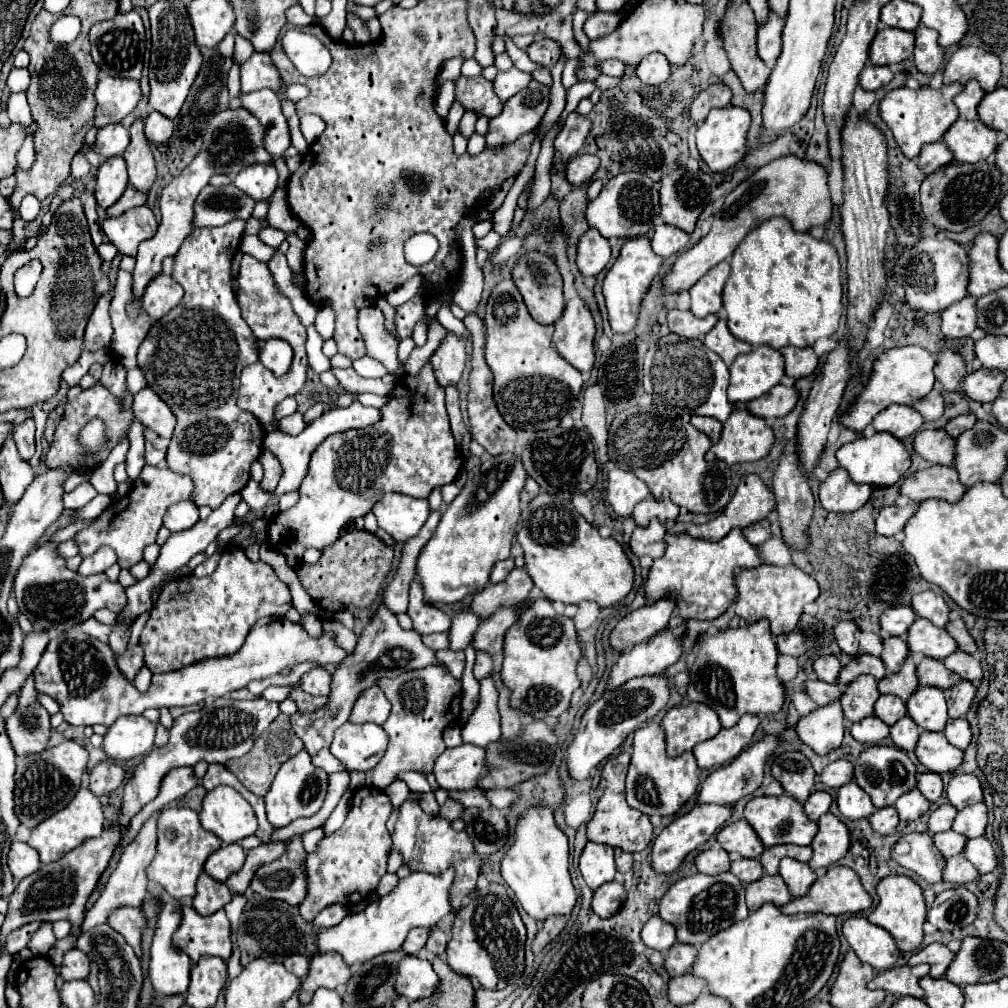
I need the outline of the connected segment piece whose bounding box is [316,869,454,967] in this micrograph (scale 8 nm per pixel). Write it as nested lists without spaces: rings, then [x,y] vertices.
[[[448,869],[442,877],[430,873],[410,873],[406,879],[398,883],[398,887],[382,897],[376,903],[370,903],[362,913],[344,917],[338,925],[330,929],[320,929],[316,945],[320,953],[340,953],[348,967],[354,963],[364,963],[374,959],[380,953],[398,951],[414,927],[434,927],[442,917],[446,917],[450,909],[448,887],[452,885],[454,871]]]

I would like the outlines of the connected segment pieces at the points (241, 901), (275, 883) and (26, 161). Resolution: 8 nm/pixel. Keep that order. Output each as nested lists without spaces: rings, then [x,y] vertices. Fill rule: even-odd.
[[[244,895],[244,897],[232,897],[232,901],[224,907],[224,911],[226,911],[226,915],[228,915],[234,931],[236,931],[236,927],[238,927],[238,921],[240,921],[240,915],[242,915],[242,909],[244,909],[246,901],[248,901],[246,895]]]
[[[294,835],[284,841],[288,849],[276,861],[262,865],[250,887],[268,899],[288,901],[288,905],[300,905],[308,893],[308,881],[304,873],[304,857],[308,855],[302,847],[302,835]]]
[[[27,137],[16,156],[17,166],[21,169],[29,169],[35,159],[35,149],[33,139]]]

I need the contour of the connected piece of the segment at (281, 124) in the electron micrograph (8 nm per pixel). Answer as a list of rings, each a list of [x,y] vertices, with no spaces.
[[[260,89],[260,91],[240,95],[240,101],[242,107],[248,109],[266,127],[264,147],[268,149],[268,153],[272,153],[274,166],[280,175],[277,187],[286,186],[290,171],[284,161],[284,151],[290,147],[290,133],[278,95],[270,89]]]

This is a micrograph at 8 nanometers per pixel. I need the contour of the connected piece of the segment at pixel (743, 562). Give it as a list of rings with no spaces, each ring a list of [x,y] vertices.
[[[732,529],[724,539],[712,543],[706,539],[694,539],[688,533],[668,533],[666,553],[650,567],[646,581],[646,597],[658,601],[662,597],[676,597],[680,615],[684,619],[716,619],[738,597],[736,573],[746,567],[762,565],[760,549],[746,541],[742,529]]]

